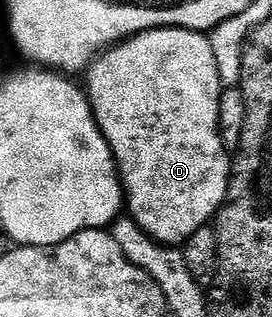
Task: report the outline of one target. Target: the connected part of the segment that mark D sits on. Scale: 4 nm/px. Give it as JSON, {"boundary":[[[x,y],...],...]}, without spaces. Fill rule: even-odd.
{"boundary":[[[156,27],[153,31],[143,31],[140,35],[133,35],[129,39],[123,40],[121,43],[115,44],[114,47],[107,48],[96,58],[95,62],[90,67],[86,68],[85,76],[87,75],[87,83],[85,82],[85,90],[87,92],[87,99],[91,103],[91,112],[95,114],[97,125],[101,129],[101,133],[105,137],[105,141],[109,145],[109,149],[113,153],[115,162],[119,169],[119,181],[123,184],[123,194],[125,196],[125,207],[129,212],[130,218],[137,221],[137,225],[147,234],[151,239],[156,242],[166,244],[170,248],[178,248],[180,245],[186,243],[189,237],[193,237],[193,233],[203,230],[214,220],[215,216],[219,214],[219,208],[227,202],[227,178],[231,175],[231,159],[229,153],[221,145],[221,137],[219,136],[219,102],[225,90],[221,77],[217,73],[217,60],[213,58],[213,45],[210,38],[201,31],[187,31],[183,27]]]}

